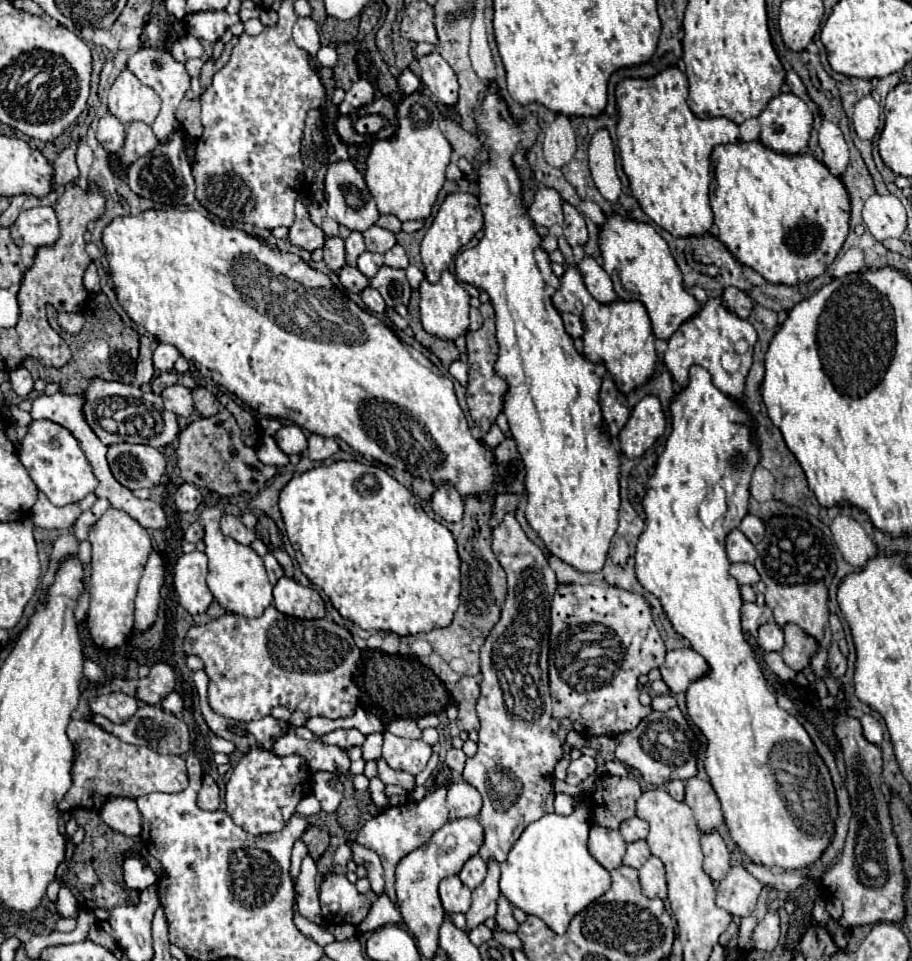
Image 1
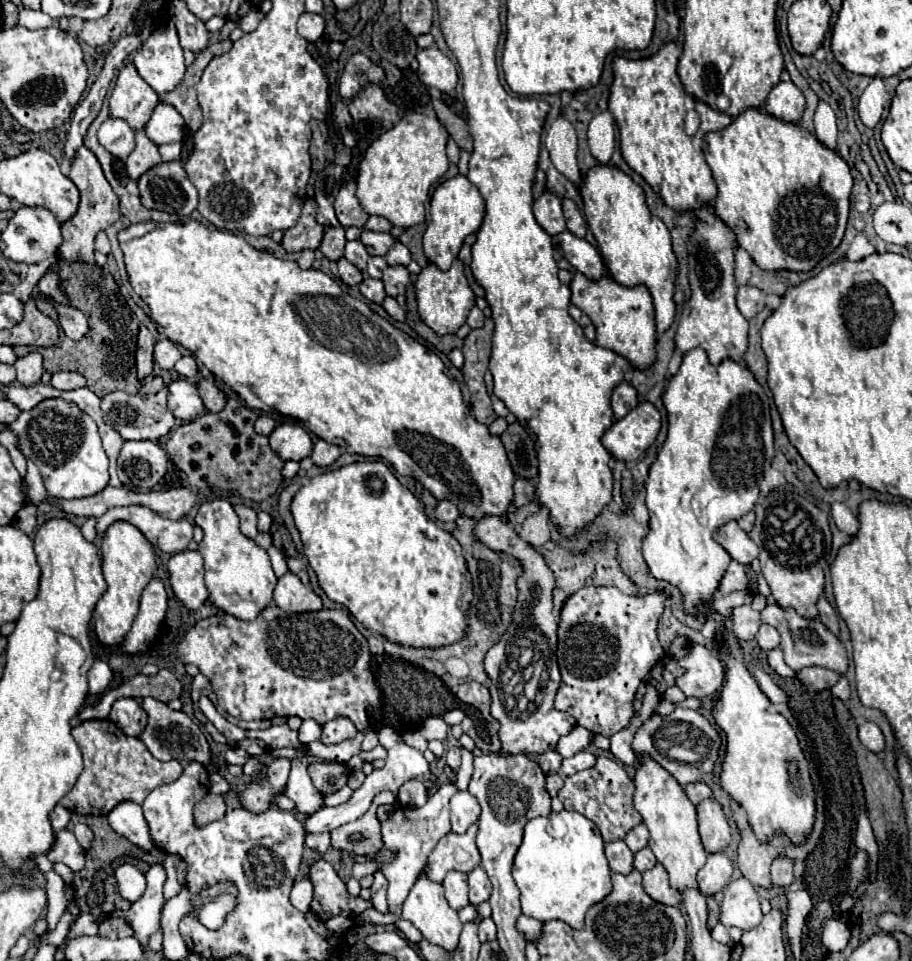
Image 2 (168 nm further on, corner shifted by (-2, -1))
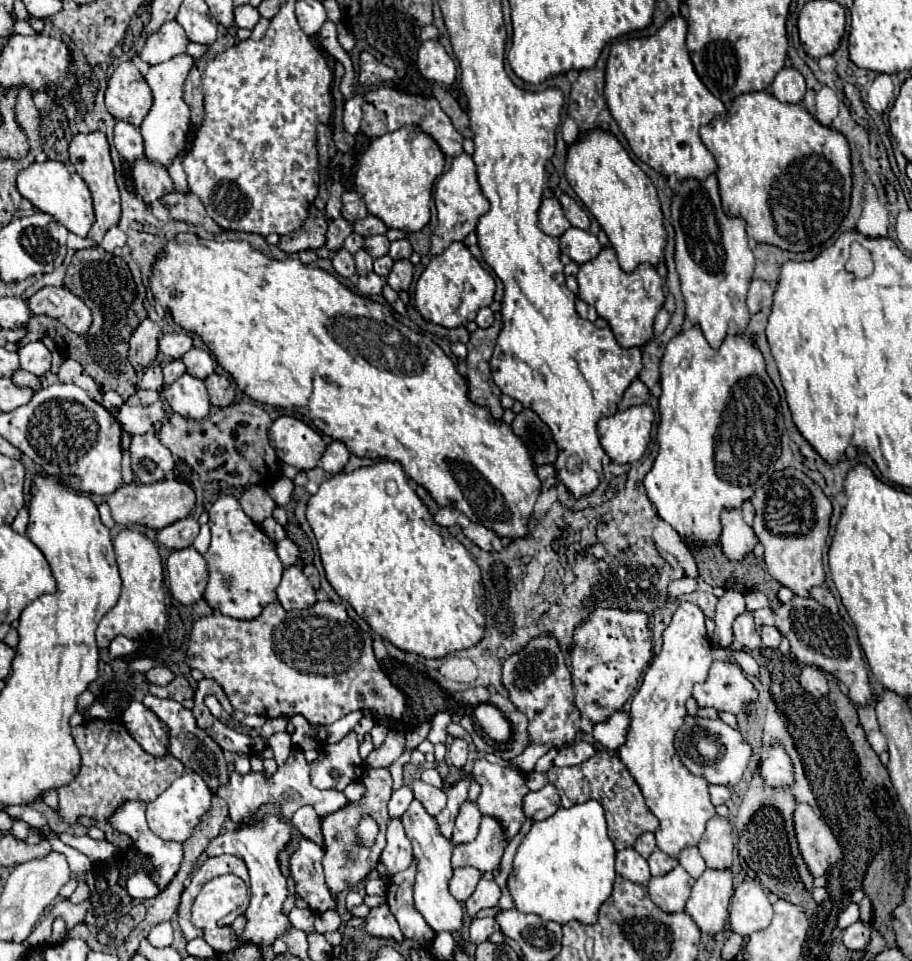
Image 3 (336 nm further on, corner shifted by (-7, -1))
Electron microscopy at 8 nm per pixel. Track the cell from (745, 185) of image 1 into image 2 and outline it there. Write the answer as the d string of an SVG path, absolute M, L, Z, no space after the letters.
M750 108L734 118L728 128L704 136L704 156L718 186L714 200L716 216L736 232L738 246L742 246L762 270L808 272L840 246L850 212L852 176L838 152L828 150L804 128Z

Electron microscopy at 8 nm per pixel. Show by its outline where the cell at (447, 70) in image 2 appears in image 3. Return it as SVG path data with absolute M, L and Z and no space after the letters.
M427 40L421 44L417 54L417 68L427 80L445 86L451 86L455 80L455 62L439 40Z

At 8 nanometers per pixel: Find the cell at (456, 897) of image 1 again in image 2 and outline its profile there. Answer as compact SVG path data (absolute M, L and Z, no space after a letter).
M448 872L442 886L446 890L446 900L454 910L460 910L460 908L470 904L470 900L468 900L468 882L466 882L464 872Z

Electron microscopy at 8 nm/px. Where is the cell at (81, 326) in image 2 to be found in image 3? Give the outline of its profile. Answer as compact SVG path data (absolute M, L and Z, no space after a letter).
M45 286L27 300L33 314L45 314L63 322L69 330L85 334L91 326L91 310L85 302L67 288Z

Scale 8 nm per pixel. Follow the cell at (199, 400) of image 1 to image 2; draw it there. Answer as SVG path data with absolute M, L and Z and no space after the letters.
M200 380L198 382L198 394L206 406L208 412L220 412L226 404L226 398L224 394L216 388L214 382L208 382L208 380Z

